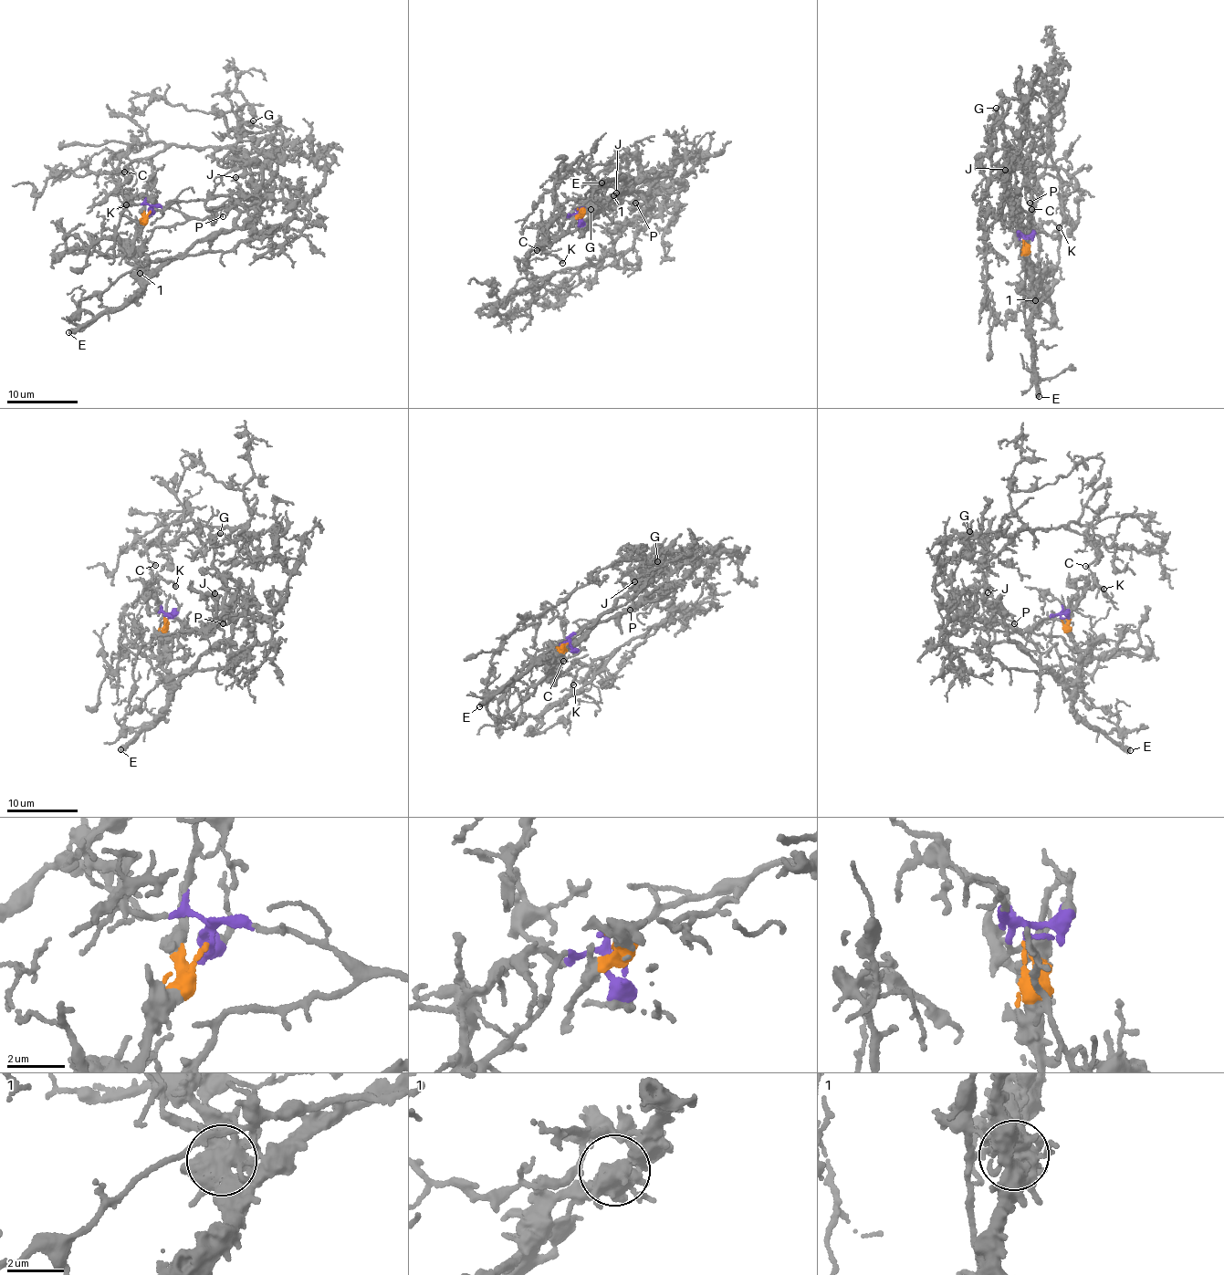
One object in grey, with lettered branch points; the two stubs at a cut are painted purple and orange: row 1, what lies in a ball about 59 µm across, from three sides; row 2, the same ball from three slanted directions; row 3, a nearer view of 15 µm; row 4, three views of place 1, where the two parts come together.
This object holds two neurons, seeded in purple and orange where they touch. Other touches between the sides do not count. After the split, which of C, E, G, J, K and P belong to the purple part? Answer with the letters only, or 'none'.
C, G, J, K

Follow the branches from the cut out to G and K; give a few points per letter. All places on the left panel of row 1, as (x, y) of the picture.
G: (150, 210), (159, 205), (205, 220), (228, 204), (257, 198), (258, 185), (235, 152), (243, 124), (253, 120)
K: (150, 210), (149, 205), (137, 204), (119, 191), (125, 191), (129, 198), (126, 204)

